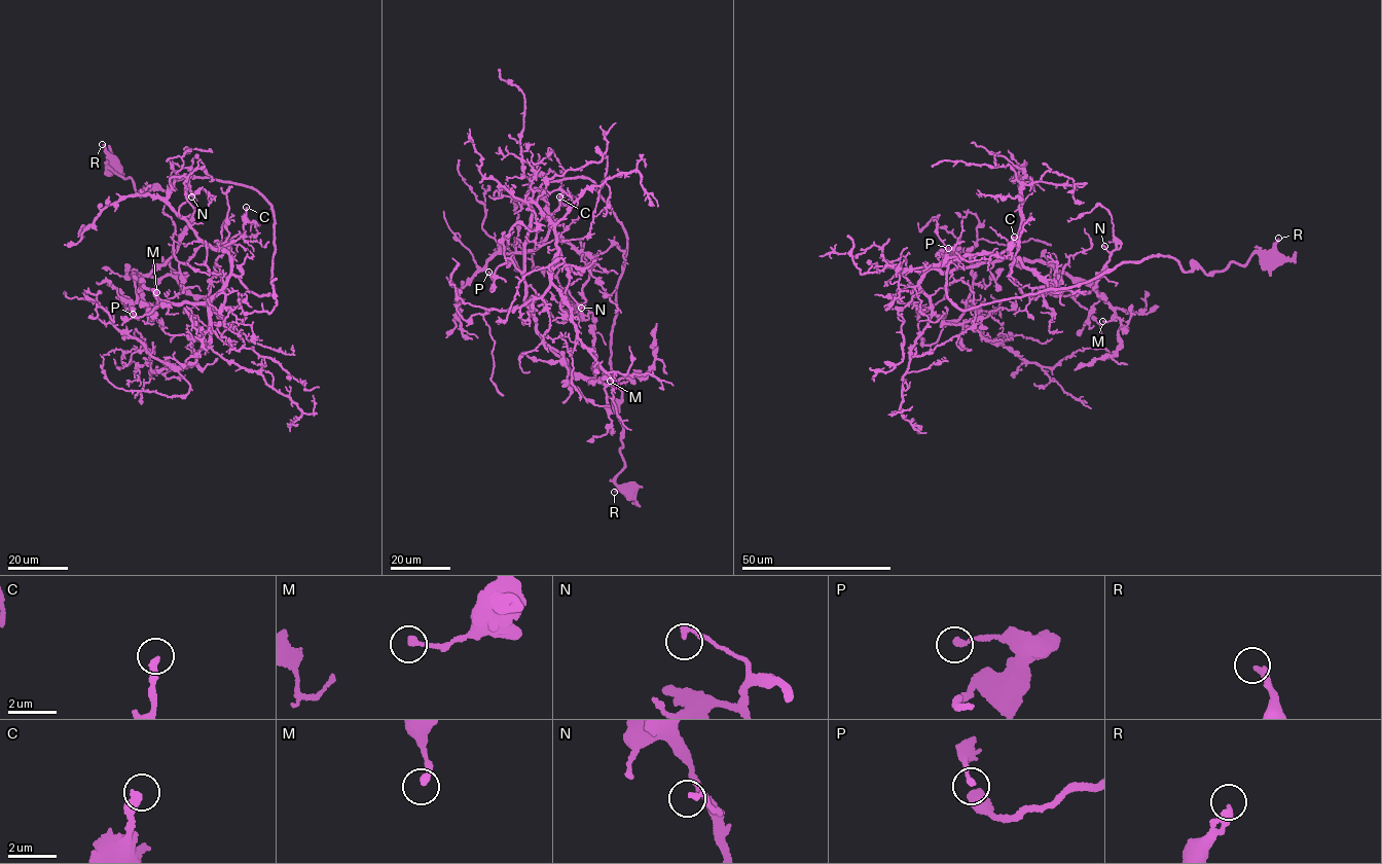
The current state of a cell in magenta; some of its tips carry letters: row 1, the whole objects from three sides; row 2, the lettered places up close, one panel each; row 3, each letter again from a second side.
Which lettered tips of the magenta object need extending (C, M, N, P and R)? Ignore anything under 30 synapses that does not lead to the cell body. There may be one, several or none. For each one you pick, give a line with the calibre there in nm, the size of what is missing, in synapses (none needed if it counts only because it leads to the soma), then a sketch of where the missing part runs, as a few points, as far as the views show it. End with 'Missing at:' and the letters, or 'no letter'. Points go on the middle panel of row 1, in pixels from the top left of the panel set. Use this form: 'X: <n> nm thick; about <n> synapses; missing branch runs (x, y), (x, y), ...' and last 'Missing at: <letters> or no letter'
Missing at: no letter

